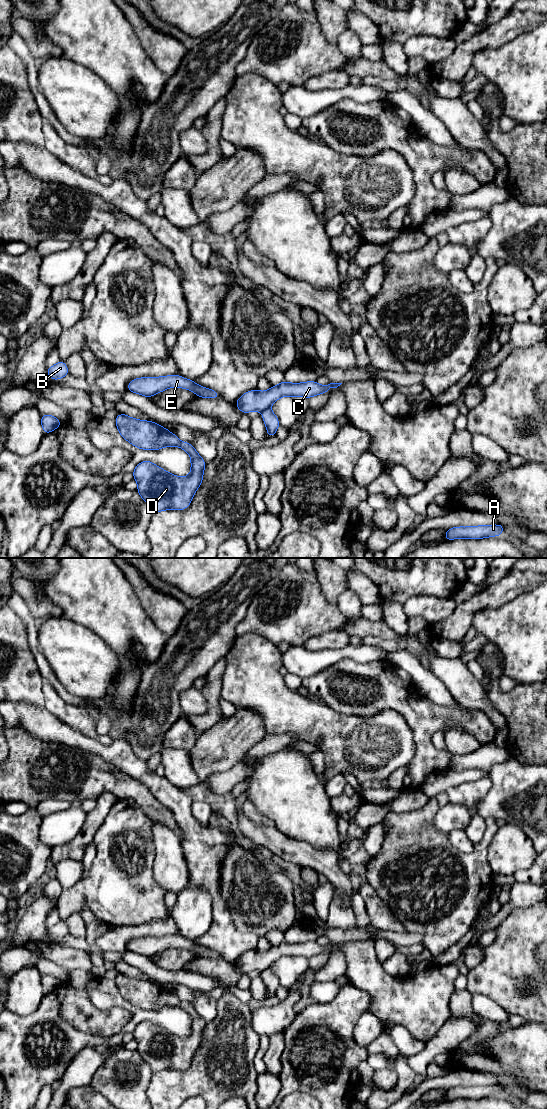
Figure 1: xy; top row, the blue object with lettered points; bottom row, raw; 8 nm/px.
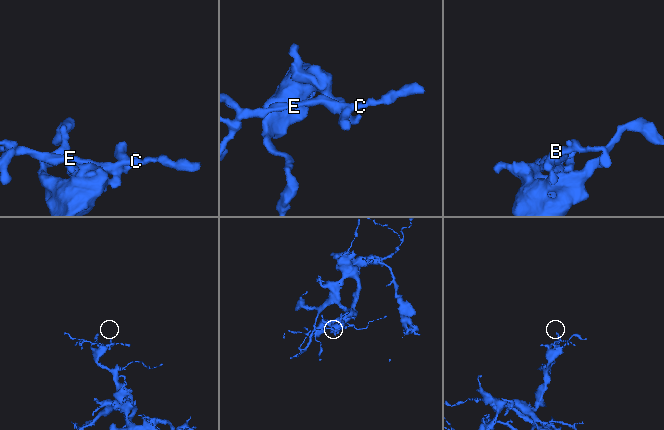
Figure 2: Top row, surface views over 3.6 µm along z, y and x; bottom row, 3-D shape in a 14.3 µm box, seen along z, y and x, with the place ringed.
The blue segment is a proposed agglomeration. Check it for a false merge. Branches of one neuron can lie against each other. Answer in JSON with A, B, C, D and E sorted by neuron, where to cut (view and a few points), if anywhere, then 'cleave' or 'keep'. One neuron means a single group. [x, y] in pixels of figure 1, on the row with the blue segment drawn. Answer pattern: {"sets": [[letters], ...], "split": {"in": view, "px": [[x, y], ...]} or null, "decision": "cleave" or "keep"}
{"sets": [["A", "D"], ["B", "C", "E"]], "split": {"in": "xy", "px": [[269, 406], [263, 412]]}, "decision": "cleave"}

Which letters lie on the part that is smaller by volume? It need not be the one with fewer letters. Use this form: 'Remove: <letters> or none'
Remove: B, C, E

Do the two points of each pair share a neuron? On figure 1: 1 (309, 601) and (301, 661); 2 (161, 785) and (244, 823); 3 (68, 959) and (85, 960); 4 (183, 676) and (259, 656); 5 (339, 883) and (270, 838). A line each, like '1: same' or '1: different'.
1: different
2: different
3: same
4: different
5: same

